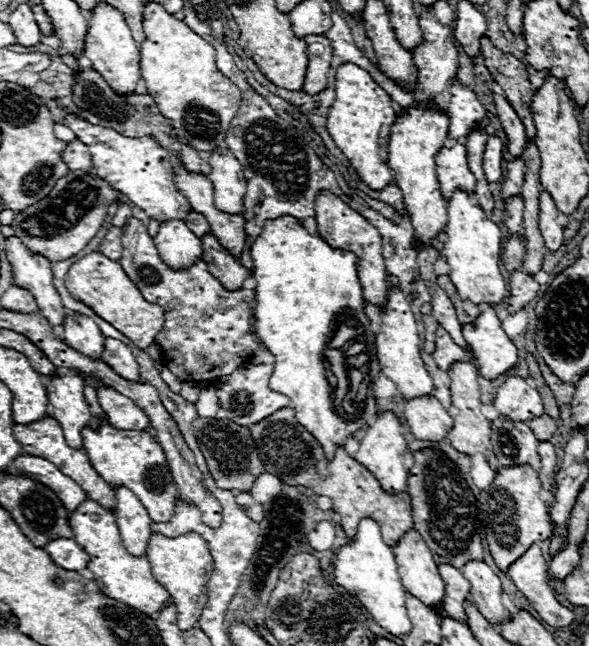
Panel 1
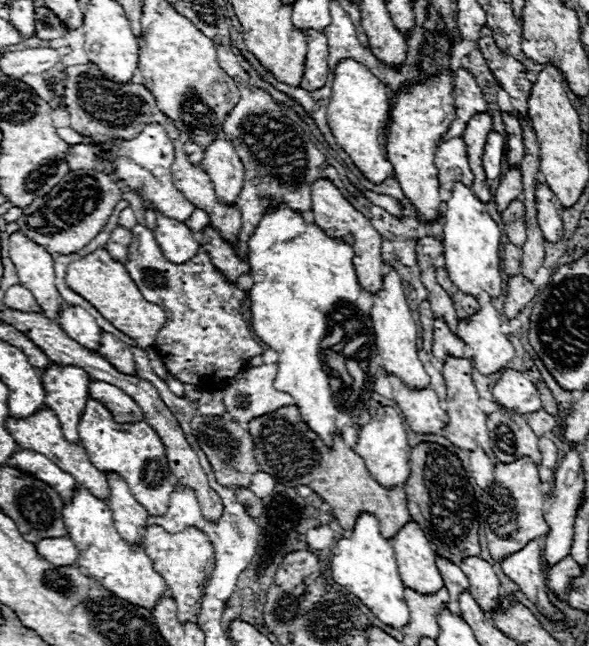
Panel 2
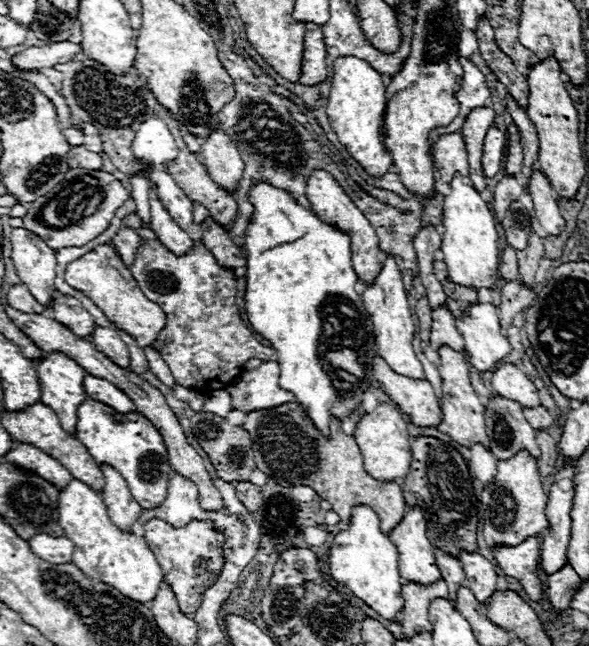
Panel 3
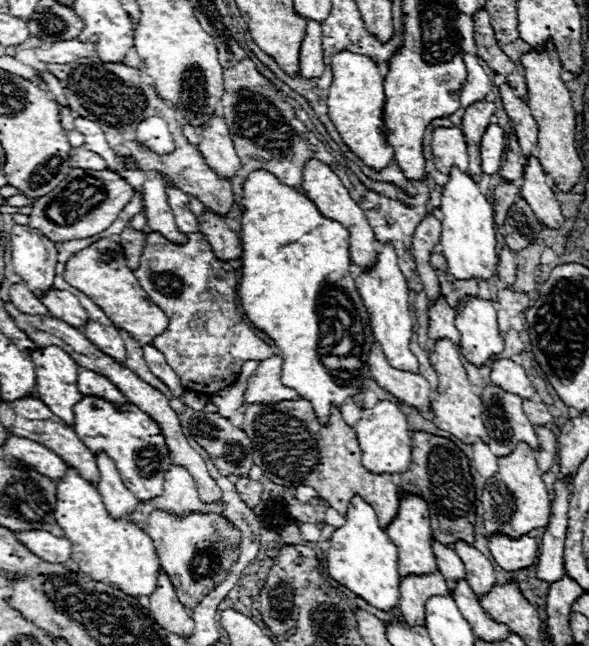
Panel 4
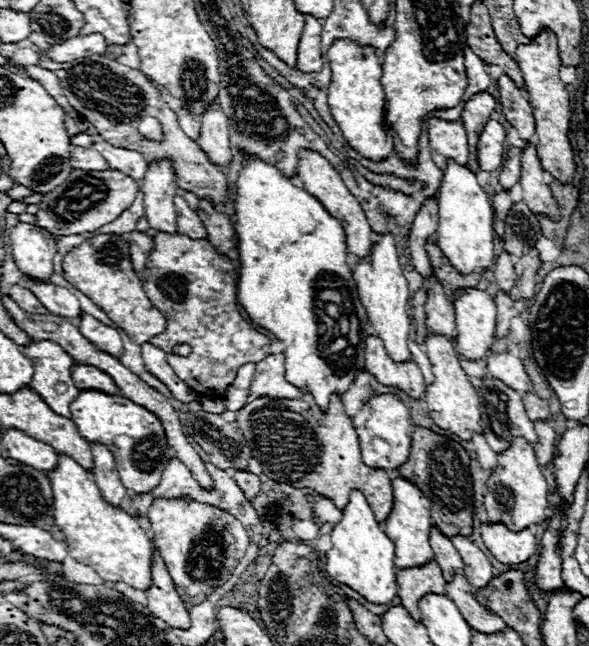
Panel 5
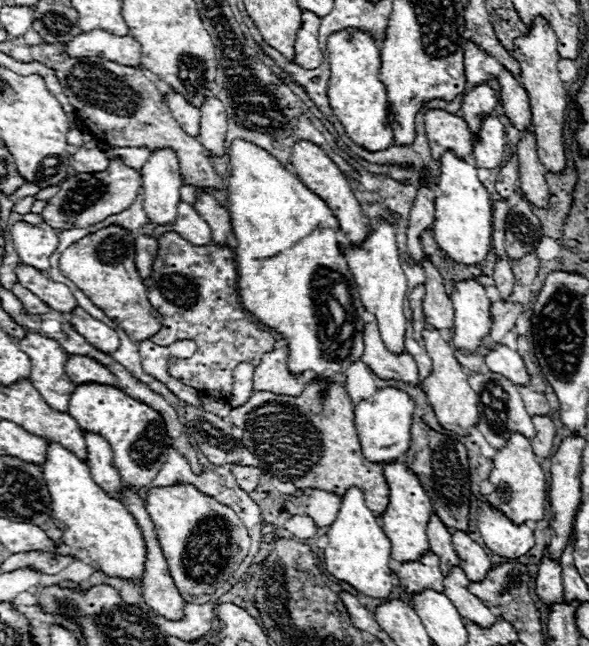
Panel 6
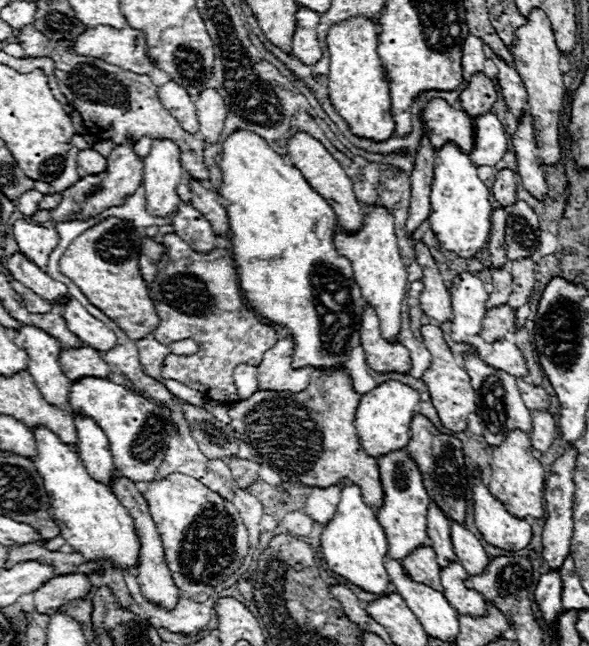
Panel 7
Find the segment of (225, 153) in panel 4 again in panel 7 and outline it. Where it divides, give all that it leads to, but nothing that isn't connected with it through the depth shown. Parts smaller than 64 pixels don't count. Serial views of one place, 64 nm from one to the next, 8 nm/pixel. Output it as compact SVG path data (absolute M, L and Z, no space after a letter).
M202 90L202 96L196 100L198 120L200 120L200 134L204 142L216 144L220 140L224 120L226 120L226 106L222 96L216 90Z

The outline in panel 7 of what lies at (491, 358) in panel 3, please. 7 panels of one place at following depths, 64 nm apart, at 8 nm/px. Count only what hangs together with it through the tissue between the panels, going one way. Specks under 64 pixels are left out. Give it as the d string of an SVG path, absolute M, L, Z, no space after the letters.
M464 272L454 278L452 288L452 340L458 344L470 344L472 336L482 332L482 320L486 318L488 292L476 274Z

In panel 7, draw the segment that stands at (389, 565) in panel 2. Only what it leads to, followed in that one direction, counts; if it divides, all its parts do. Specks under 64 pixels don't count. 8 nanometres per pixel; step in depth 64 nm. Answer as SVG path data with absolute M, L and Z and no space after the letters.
M350 484L342 488L338 510L334 518L324 526L320 540L322 540L320 544L322 556L334 574L346 578L348 582L370 594L378 596L386 594L386 588L390 584L388 572L384 568L384 558L388 554L388 540L380 522L376 520L376 512L364 504L358 486Z

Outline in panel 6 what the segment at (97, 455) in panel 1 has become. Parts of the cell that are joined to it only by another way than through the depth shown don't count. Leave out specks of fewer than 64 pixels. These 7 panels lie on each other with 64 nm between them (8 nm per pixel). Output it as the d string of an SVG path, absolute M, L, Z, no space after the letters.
M80 384L70 398L68 414L74 416L84 432L94 432L108 440L114 452L114 466L118 468L126 486L134 490L146 488L162 470L170 450L170 438L162 416L150 406L132 400L120 388L102 384Z

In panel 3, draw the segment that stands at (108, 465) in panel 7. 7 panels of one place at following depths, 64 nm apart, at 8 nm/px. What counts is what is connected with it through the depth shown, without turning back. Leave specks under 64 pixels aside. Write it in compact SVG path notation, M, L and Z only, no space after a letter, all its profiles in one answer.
M102 464L102 474L104 474L104 504L108 508L110 518L114 520L114 524L118 524L118 528L130 528L136 524L142 508L140 504L132 498L128 484L124 482L124 478L108 464Z

